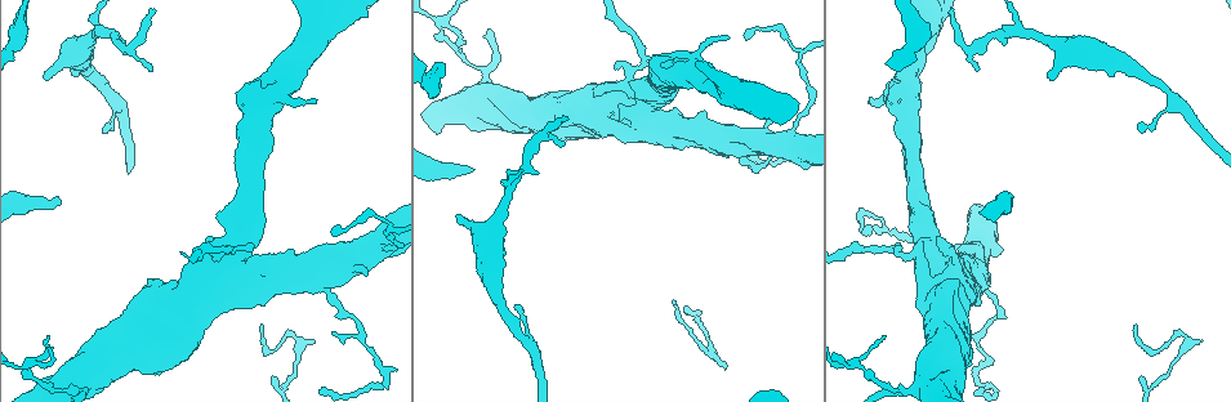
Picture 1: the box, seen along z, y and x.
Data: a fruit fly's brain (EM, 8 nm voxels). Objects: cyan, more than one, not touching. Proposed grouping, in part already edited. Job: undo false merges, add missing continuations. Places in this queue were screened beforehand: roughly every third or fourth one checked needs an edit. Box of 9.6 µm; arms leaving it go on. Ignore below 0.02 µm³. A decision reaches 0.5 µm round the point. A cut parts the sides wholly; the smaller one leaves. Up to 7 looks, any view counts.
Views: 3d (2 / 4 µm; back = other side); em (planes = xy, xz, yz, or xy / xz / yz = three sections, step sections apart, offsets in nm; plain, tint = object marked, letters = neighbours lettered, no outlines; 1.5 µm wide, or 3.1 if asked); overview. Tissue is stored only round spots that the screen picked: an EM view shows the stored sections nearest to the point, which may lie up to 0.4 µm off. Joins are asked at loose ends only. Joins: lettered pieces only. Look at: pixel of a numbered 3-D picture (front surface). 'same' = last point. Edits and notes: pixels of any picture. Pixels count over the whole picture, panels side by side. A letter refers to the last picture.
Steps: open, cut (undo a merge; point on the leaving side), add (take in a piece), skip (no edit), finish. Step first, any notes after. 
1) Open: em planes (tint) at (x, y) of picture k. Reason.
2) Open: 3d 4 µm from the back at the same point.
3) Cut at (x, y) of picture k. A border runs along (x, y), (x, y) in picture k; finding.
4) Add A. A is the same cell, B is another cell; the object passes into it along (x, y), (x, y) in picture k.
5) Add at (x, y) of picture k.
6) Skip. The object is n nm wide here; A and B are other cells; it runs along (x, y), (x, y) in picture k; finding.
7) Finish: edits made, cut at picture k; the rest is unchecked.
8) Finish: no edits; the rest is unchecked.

Open: 3d 4 µm at (1020, 28) of picture 1. Three-way junction.

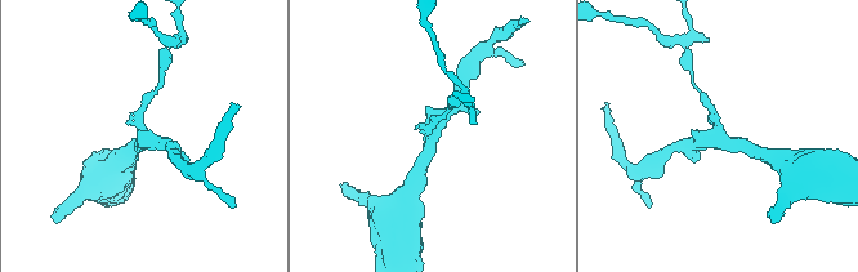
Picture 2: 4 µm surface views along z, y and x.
Open: em planes (tint) at (722, 137) of picture 2.

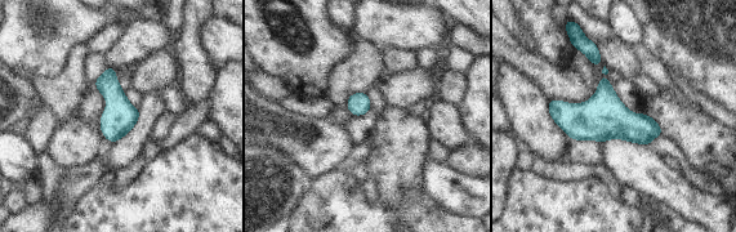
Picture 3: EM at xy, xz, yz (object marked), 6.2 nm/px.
Open: em planes (letters) at the same point. See the neighbours.

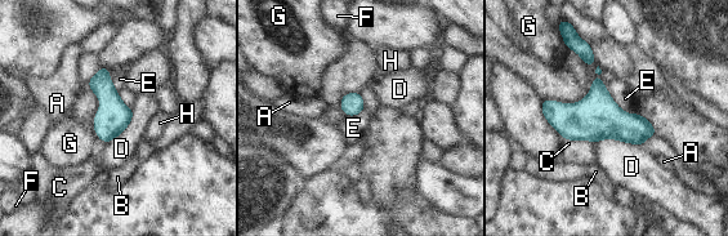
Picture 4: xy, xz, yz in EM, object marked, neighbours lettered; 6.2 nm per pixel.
Skip. A, B, C, D, E, F, G and H are other cells; a border runs along (602, 81), (620, 107), (638, 114) in picture 4; continuous, no second cell.

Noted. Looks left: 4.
Open: 3d 4 µm at (458, 218) of picture 1. Free end.

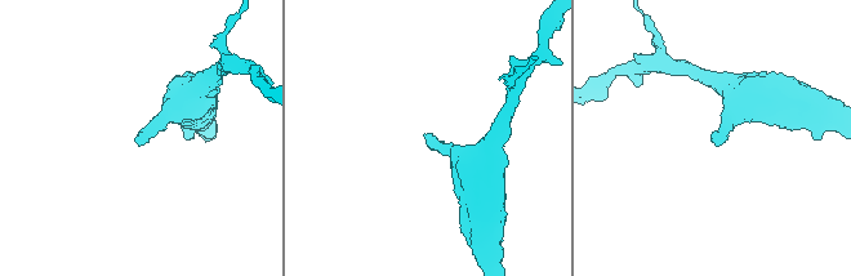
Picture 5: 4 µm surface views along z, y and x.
Open: em planes (plain) at (428, 138) of picture 5.

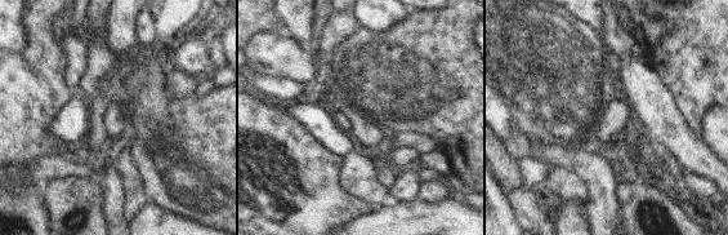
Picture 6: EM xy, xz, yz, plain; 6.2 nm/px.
Open: em planes (letters) at the same point. See the neighbours.

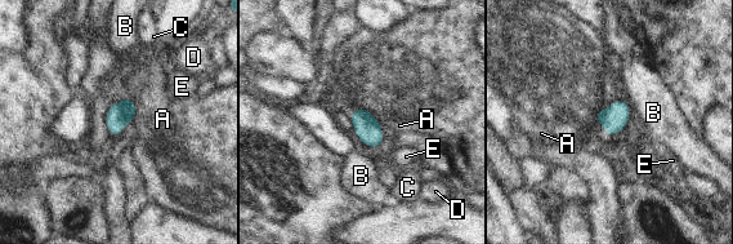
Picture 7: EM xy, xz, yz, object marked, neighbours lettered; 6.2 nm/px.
Skip. A, B, C, D and E are other cells; a border runs along (625, 100), (629, 119), (613, 136) in picture 7; none of them fits.

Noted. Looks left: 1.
Finish: no edits; the rest is unchecked.

